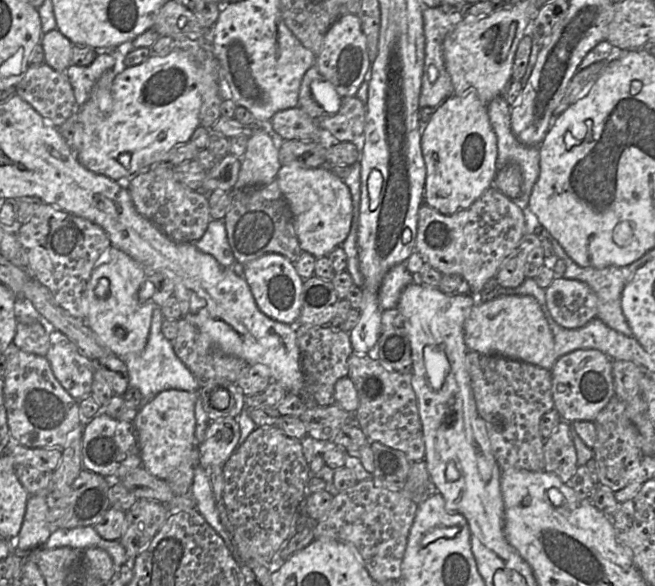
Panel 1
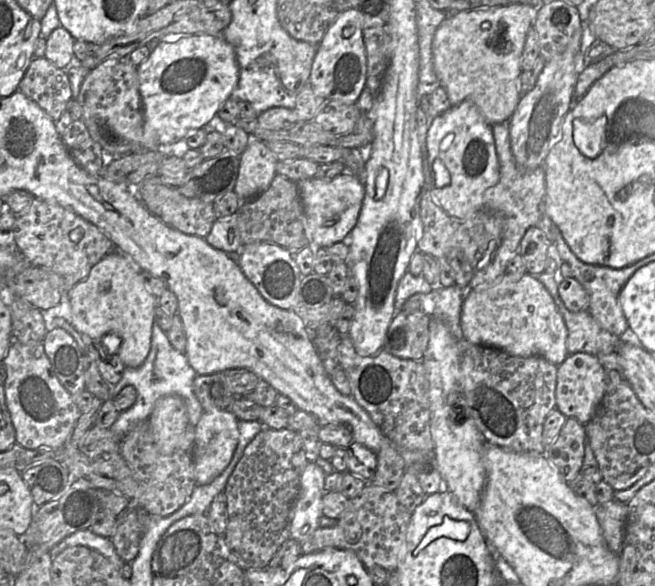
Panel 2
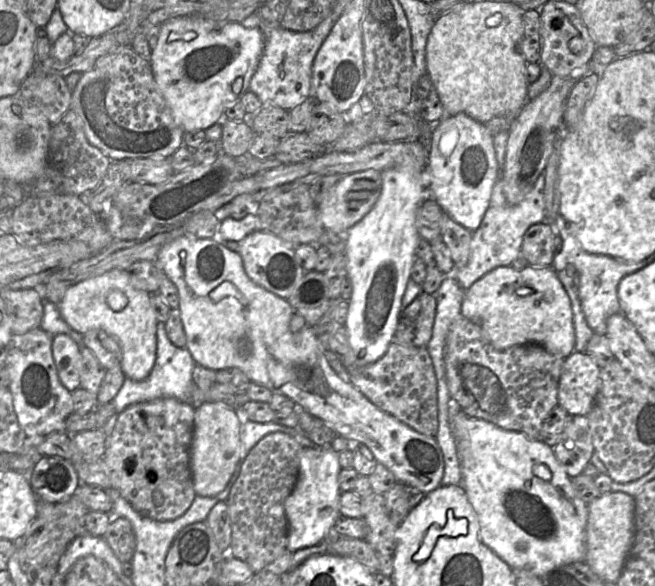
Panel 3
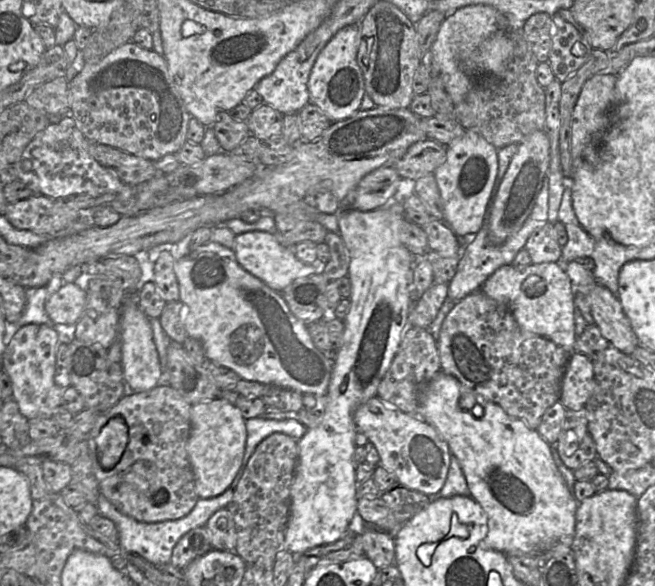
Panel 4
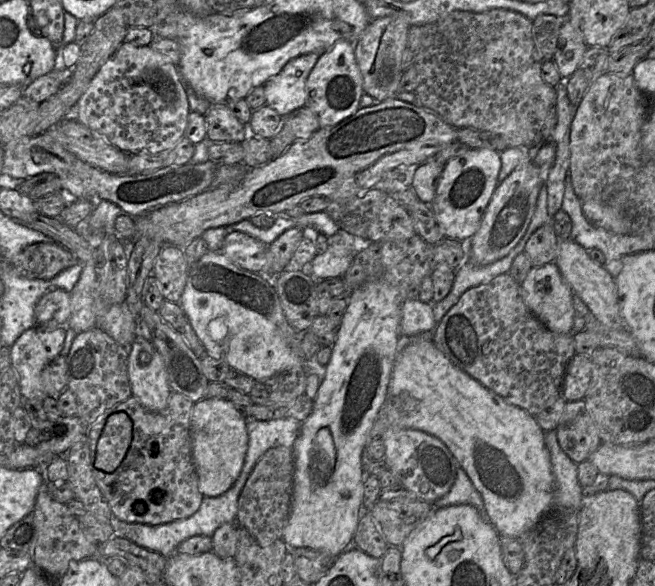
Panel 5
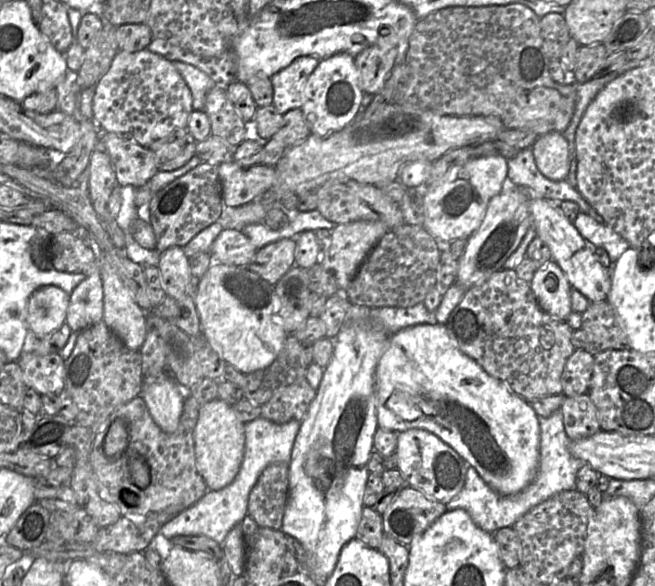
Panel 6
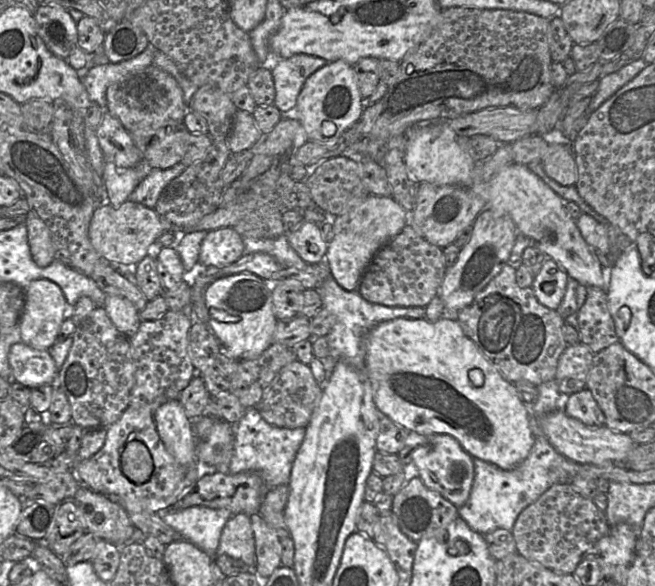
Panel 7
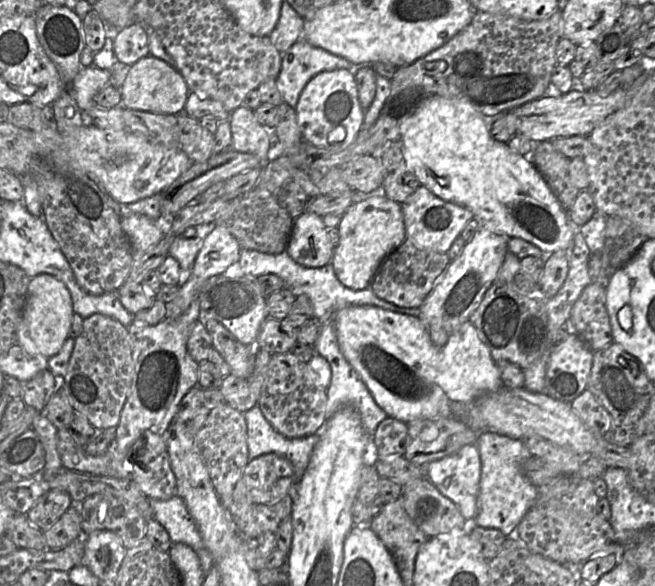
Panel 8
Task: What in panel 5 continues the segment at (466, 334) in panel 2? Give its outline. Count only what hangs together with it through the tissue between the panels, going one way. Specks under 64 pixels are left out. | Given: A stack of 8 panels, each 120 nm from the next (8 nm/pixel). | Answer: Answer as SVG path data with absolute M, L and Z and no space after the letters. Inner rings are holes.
M548 263L540 267L533 266L520 284L520 290L528 309L549 330L559 334L573 333L574 293L563 279L556 263Z

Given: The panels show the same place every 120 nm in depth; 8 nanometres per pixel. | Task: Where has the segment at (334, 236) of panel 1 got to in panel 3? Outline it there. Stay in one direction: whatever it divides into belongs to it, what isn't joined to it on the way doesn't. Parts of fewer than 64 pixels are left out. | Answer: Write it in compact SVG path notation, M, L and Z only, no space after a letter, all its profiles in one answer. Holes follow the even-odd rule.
M370 169L342 176L318 204L319 215L325 230L335 234L346 233L359 222L379 199L382 187L381 171Z

